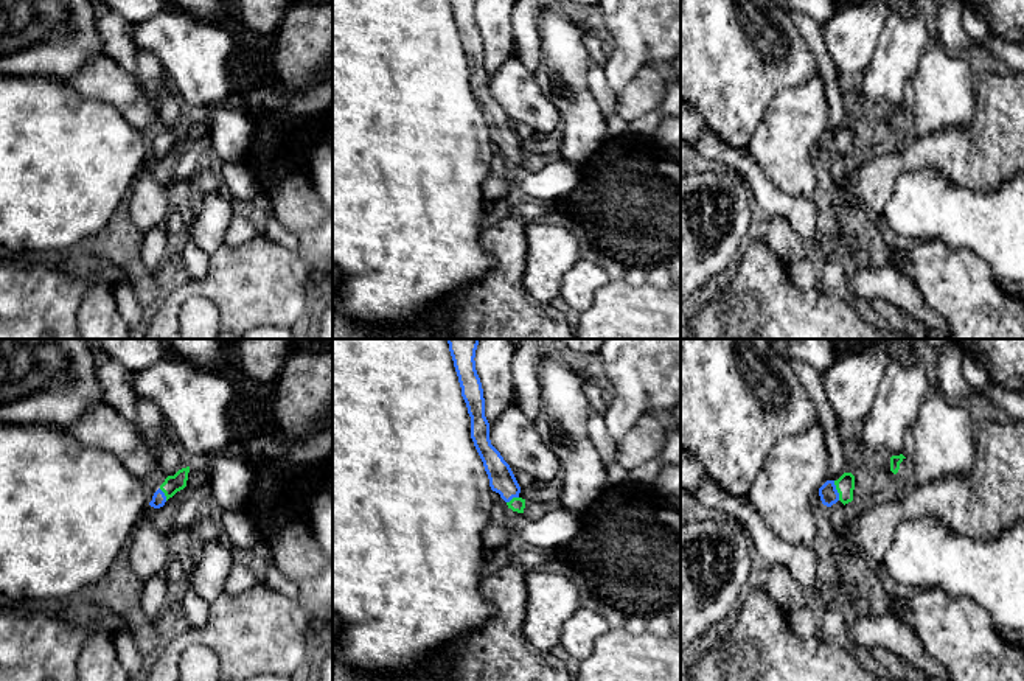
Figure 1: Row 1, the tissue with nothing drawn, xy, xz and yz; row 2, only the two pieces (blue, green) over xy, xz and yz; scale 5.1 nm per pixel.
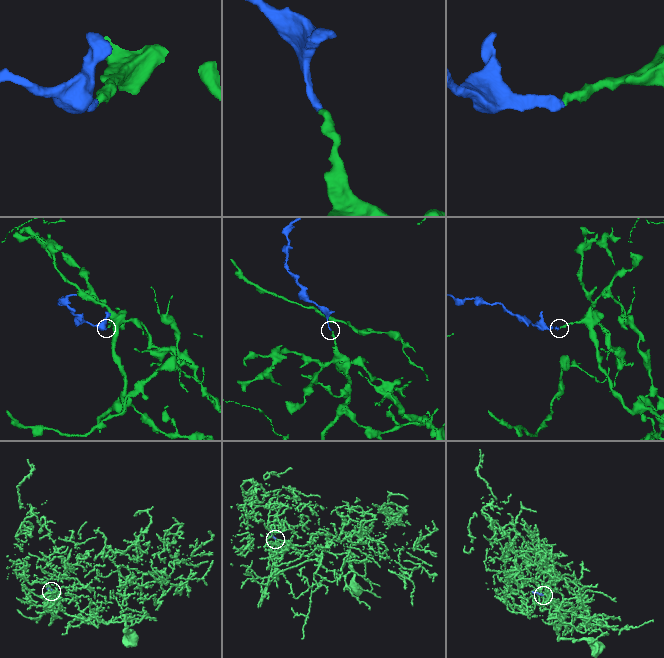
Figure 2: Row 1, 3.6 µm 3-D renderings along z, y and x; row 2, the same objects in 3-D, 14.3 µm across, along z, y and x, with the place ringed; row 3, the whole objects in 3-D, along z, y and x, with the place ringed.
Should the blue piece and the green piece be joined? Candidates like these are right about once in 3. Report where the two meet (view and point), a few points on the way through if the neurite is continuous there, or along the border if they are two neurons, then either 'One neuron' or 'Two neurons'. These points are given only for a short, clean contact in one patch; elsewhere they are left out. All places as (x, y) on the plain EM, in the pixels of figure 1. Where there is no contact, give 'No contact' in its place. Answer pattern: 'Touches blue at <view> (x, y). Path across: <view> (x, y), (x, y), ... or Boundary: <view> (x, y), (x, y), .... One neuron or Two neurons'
Touches blue at yz (836, 142). Path across: yz (828, 146), (836, 142), (846, 136). One neuron

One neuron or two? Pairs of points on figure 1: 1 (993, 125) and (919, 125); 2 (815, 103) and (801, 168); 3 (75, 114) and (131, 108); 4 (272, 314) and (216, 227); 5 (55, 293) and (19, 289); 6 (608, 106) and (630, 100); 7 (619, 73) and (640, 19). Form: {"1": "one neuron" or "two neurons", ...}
{"1": "two neurons", "2": "one neuron", "3": "two neurons", "4": "two neurons", "5": "one neuron", "6": "two neurons", "7": "one neuron"}

